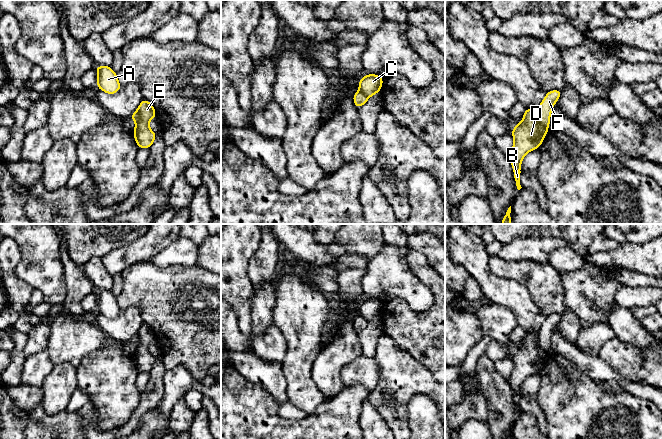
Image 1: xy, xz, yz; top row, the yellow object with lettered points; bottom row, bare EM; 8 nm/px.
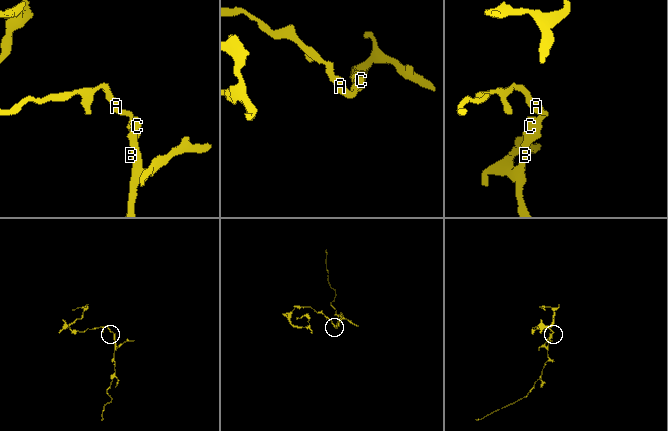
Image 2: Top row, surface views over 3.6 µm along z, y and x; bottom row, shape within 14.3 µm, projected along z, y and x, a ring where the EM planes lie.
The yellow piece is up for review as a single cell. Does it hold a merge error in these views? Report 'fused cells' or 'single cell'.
fused cells

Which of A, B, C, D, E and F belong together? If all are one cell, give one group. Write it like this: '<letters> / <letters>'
A F / B C D E

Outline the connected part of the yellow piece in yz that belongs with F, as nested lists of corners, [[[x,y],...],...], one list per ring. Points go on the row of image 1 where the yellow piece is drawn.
[[[552,90],[546,93],[545,98],[542,100],[539,111],[538,111],[538,119],[539,122],[546,128],[548,128],[550,124],[550,116],[553,109],[553,106],[560,98],[562,91],[560,90]]]

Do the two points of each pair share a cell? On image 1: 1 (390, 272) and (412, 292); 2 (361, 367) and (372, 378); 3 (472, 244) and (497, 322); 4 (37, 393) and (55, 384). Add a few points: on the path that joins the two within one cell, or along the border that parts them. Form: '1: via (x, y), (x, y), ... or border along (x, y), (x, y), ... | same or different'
1: via (395, 277), (407, 287) | same
2: via (364, 370), (369, 375) | same
3: border along (489, 300), (511, 311) | different
4: border along (41, 386), (43, 392), (42, 403) | different

